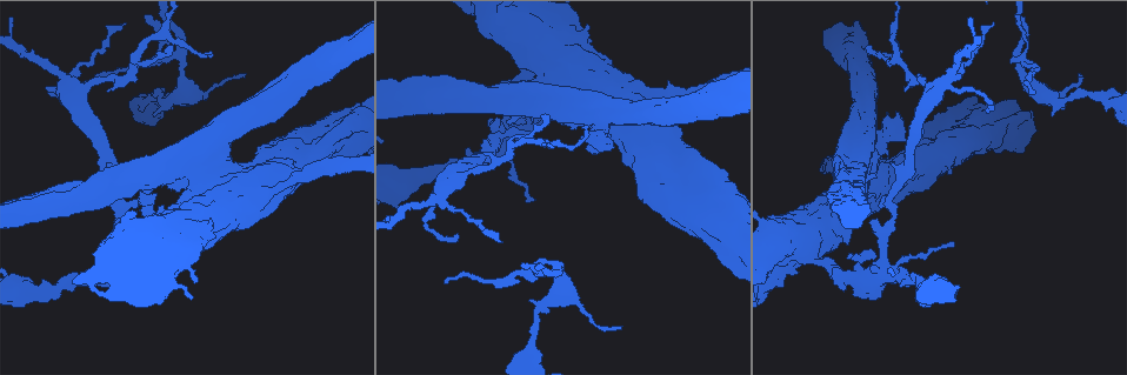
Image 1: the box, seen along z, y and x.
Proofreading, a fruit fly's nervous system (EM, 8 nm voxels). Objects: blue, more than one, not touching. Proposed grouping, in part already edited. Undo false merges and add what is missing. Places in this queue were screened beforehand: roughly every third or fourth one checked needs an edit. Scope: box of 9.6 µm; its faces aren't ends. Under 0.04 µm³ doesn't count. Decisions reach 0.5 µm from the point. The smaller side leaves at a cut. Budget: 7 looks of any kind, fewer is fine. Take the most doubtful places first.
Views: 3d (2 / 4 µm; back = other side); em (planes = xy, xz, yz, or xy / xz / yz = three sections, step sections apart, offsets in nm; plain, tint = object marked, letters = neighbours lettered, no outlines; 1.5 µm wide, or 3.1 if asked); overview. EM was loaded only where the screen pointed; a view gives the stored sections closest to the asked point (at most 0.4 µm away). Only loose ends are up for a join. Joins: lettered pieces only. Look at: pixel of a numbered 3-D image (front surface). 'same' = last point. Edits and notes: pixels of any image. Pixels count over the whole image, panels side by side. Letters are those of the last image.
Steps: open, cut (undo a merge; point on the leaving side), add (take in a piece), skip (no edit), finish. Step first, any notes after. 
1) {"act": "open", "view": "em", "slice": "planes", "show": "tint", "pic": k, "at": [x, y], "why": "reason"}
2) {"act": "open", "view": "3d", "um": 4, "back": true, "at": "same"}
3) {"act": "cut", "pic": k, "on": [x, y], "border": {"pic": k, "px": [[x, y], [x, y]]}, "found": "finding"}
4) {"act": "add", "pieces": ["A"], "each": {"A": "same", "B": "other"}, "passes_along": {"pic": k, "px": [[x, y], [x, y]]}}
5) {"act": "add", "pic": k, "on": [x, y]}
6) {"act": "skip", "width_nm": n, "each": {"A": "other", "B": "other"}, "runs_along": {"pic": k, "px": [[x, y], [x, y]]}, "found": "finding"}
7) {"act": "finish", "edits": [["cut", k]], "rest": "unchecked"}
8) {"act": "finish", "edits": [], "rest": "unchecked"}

{"act": "open", "view": "em", "slice": "planes", "show": "letters", "pic": 1, "at": [446, 282], "why": "free end"}

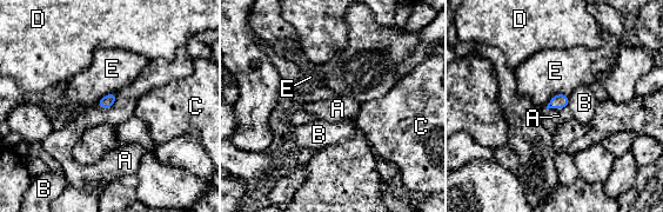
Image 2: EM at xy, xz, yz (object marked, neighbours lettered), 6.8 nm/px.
{"act": "skip", "width_nm": 90, "longest_contact_nm": ["E", 180], "each": {"A": "other", "B": "other", "C": "other", "D": "other", "E": "other"}, "found": "none of them fits"}

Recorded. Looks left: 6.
{"act": "open", "view": "em", "slice": "planes", "show": "letters", "pic": 1, "at": [869, 221], "why": "an open end"}

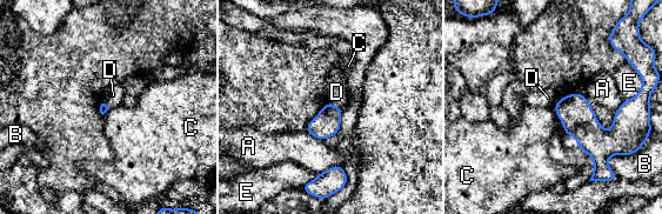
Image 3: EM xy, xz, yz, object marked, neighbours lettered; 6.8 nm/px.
{"act": "skip", "each": {"A": "other", "B": "other", "C": "other", "D": "other", "E": "other"}, "border": {"pic": 3, "px": [[328, 101], [341, 109]]}, "found": "none of them fits"}

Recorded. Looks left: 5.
{"act": "open", "view": "3d", "um": 4, "pic": 1, "at": [246, 73], "why": "an open end"}

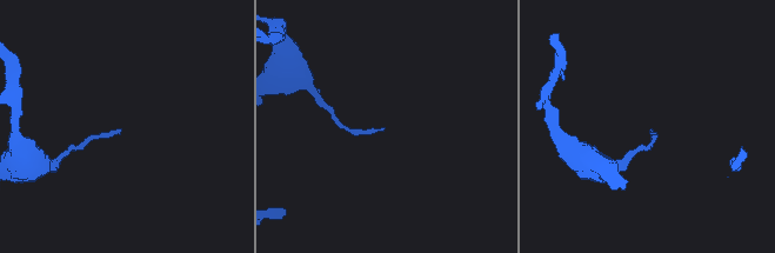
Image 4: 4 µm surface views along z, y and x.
{"act": "open", "view": "em", "slice": "planes", "show": "letters", "pic": 4, "at": [121, 131], "why": "need the tissue"}

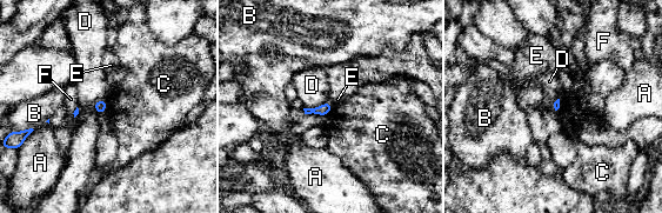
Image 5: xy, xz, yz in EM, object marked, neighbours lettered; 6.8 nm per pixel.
{"act": "skip", "each": {"A": "other", "B": "other", "C": "other", "D": "other", "E": "other", "F": "other"}, "border": {"pic": 5, "px": [[333, 104], [327, 115]]}, "found": "no lettered piece goes on from it"}

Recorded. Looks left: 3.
{"act": "finish", "edits": [], "rest": "unchecked"}

